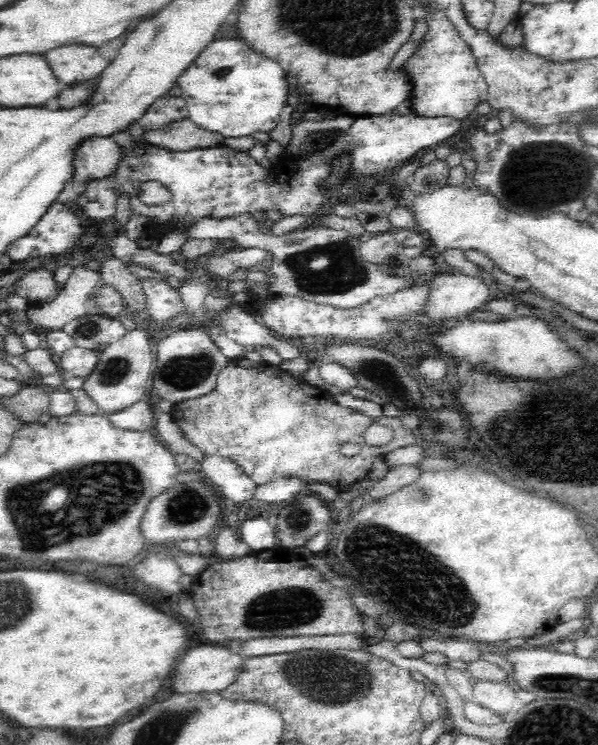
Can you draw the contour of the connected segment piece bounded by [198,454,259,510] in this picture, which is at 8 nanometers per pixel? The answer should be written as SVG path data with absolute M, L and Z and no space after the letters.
M204 454L200 456L198 461L202 464L202 470L205 476L208 476L208 480L238 510L246 500L257 498L256 491L259 485L231 458L221 457L216 454Z

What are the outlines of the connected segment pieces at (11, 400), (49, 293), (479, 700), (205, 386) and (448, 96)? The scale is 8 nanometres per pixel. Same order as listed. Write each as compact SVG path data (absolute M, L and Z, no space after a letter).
M25 384L18 394L1 399L10 411L28 424L34 424L42 414L48 414L51 404L48 390L33 384Z
M38 268L23 274L16 285L16 293L29 299L32 305L45 304L58 293L53 274L47 269Z
M472 679L473 702L494 712L506 712L512 708L516 696L508 684Z
M200 326L176 328L162 338L157 346L157 367L153 379L153 392L159 398L176 406L179 402L198 398L214 390L217 378L230 364L214 340Z
M424 1L424 3L428 9L428 16L422 18L429 25L429 31L425 34L427 43L419 51L416 51L407 62L407 68L411 72L414 85L413 96L410 99L412 112L417 116L427 118L465 119L480 102L487 100L489 88L486 79L478 68L477 60L468 43L461 37L461 34L458 34L447 15L432 7L428 2Z

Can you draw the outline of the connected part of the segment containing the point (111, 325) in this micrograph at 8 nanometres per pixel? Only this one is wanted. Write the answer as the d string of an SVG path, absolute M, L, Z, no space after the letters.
M94 312L70 320L62 329L75 340L76 345L103 351L126 334L122 324L118 317Z

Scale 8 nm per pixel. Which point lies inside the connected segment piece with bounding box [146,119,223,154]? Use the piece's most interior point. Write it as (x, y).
(185, 137)

